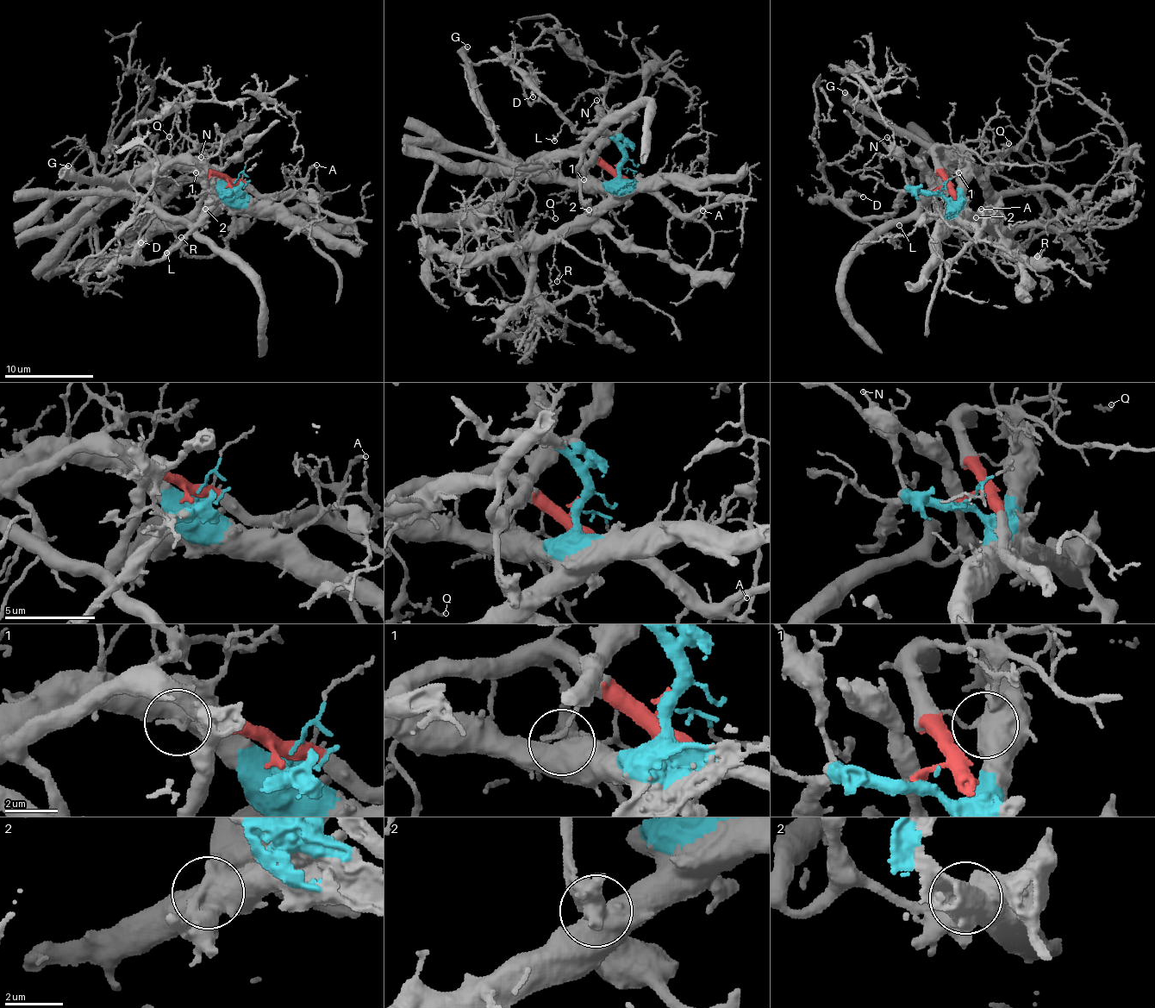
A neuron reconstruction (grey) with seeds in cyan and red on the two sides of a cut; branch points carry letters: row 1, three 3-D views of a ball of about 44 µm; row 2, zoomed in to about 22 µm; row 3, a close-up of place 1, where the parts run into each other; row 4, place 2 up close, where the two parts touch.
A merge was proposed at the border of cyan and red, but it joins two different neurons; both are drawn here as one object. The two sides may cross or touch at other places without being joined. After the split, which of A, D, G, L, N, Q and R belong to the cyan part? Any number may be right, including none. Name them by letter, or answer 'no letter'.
D, G, L, N, Q, R

